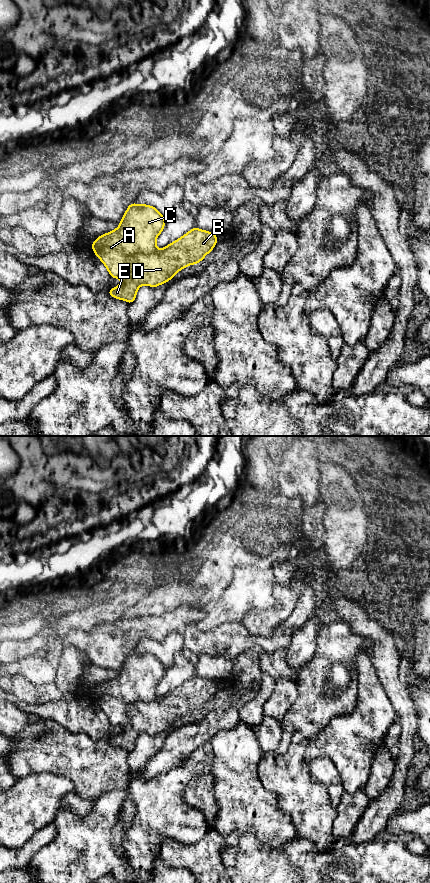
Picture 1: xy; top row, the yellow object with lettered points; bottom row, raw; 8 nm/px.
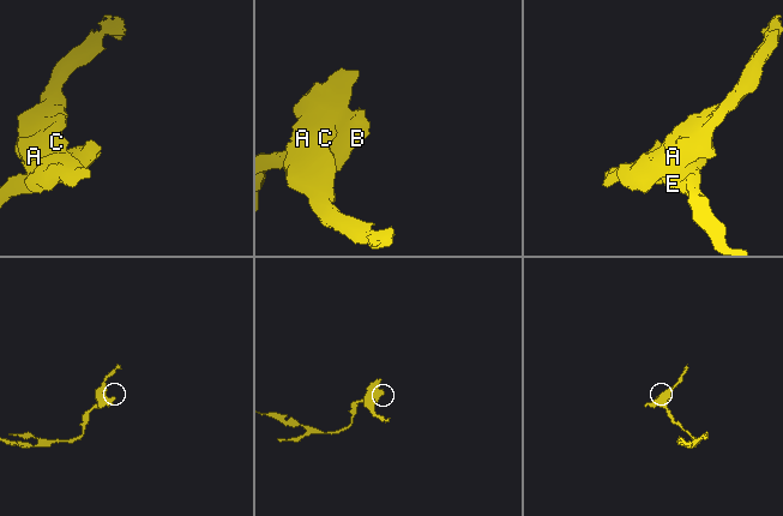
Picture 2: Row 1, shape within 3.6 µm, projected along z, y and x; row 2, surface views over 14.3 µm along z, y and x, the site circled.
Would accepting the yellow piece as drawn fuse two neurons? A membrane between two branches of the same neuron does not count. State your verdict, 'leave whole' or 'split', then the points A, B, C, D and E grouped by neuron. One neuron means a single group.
split; A C / B D E

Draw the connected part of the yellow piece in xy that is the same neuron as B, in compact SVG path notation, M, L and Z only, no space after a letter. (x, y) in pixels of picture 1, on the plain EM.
M194 675L165 696L151 702L138 701L129 706L127 724L120 733L107 740L131 752L141 733L157 735L166 731L181 717L202 709L216 692L216 682Z

